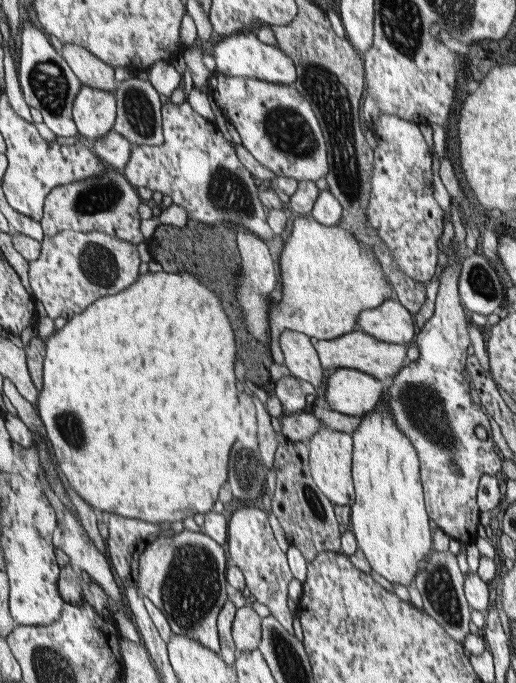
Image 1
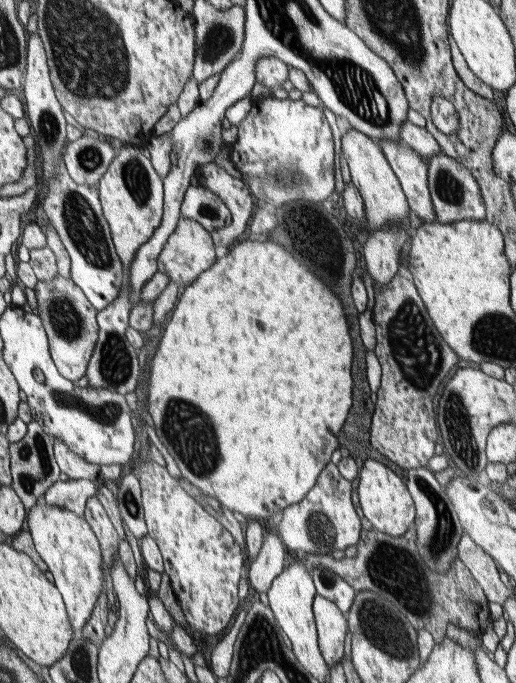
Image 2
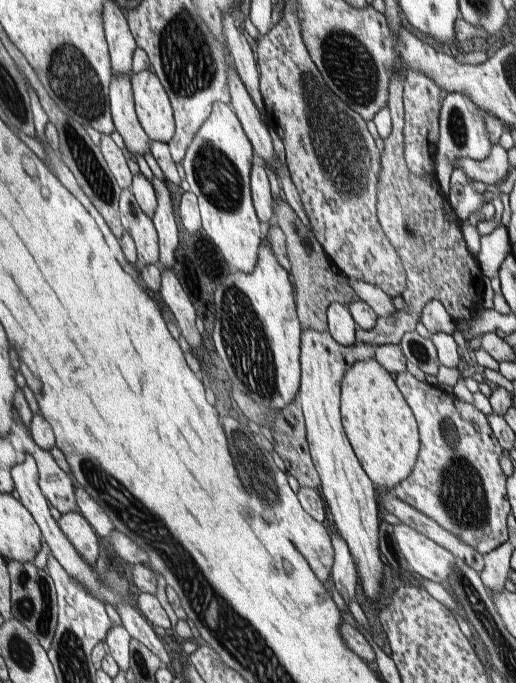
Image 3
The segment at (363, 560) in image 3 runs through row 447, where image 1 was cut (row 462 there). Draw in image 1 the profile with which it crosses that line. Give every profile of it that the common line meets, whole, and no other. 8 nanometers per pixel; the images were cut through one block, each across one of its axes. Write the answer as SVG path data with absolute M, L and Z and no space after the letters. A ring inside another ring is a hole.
M317 430L311 438L305 440L309 446L309 474L323 496L333 506L351 506L355 502L355 486L351 478L351 458L353 458L353 440L347 432L337 430Z

